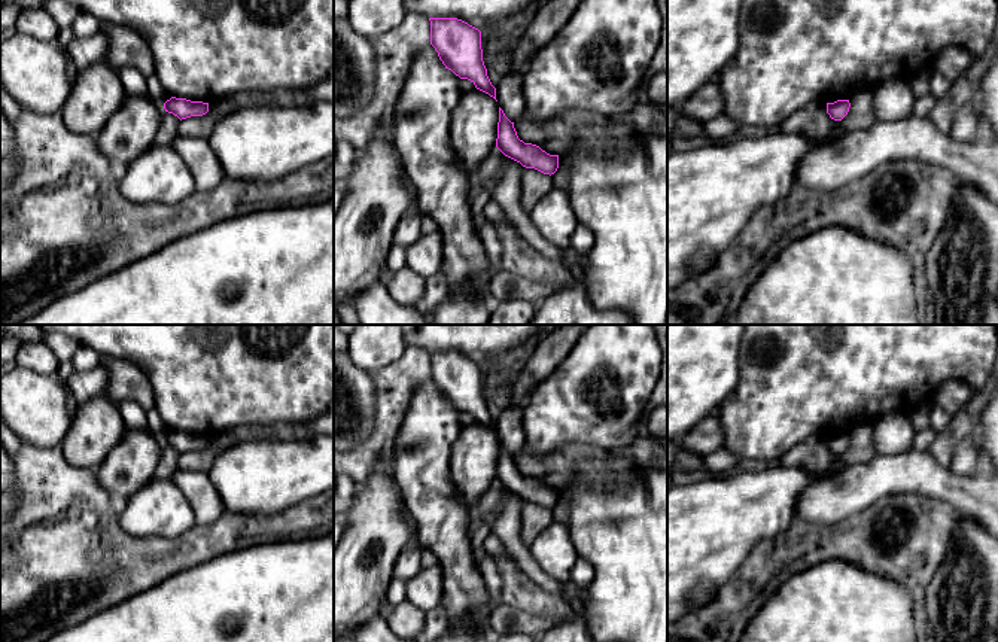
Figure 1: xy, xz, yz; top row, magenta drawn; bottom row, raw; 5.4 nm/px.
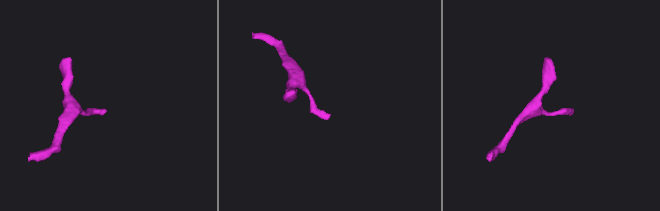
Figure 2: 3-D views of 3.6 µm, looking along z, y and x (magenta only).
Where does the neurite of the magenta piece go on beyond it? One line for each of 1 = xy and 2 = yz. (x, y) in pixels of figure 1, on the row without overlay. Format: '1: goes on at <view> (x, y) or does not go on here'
1: does not go on here
2: does not go on here

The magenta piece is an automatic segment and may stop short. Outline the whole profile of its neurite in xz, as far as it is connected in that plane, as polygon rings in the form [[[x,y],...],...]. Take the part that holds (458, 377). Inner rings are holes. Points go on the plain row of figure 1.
[[[429,352],[430,378],[445,402],[496,433],[483,395],[481,365],[457,352]]]

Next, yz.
[[[837,433],[834,436],[827,436],[827,447],[834,454],[842,454],[849,445],[849,433]]]

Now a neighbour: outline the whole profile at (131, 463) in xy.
[[[127,428],[119,444],[92,469],[98,484],[122,503],[155,478],[162,445],[147,428]]]

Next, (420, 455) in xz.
[[[429,378],[414,390],[392,445],[392,475],[405,509],[416,521],[419,544],[438,557],[444,573],[441,606],[447,611],[448,627],[469,620],[490,624],[495,606],[474,560],[469,536],[471,506],[463,502],[450,480],[451,450],[463,428],[459,414],[460,411],[442,398],[435,381]]]

